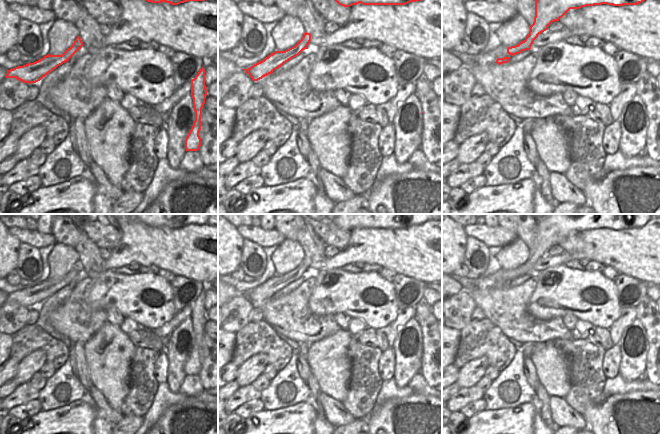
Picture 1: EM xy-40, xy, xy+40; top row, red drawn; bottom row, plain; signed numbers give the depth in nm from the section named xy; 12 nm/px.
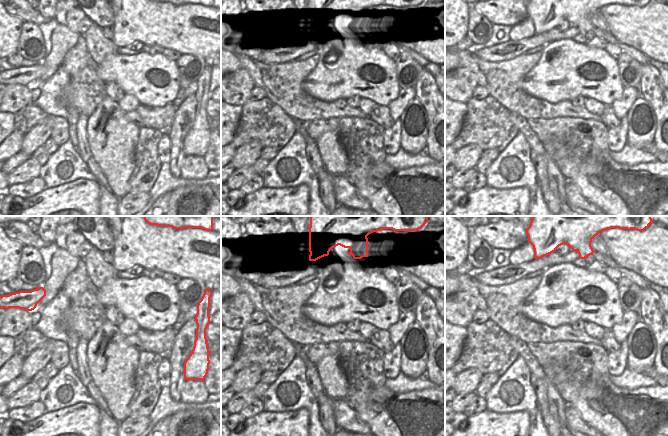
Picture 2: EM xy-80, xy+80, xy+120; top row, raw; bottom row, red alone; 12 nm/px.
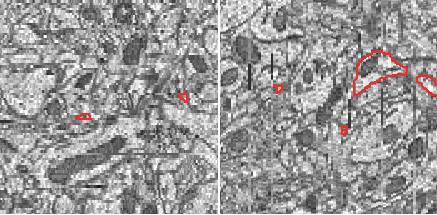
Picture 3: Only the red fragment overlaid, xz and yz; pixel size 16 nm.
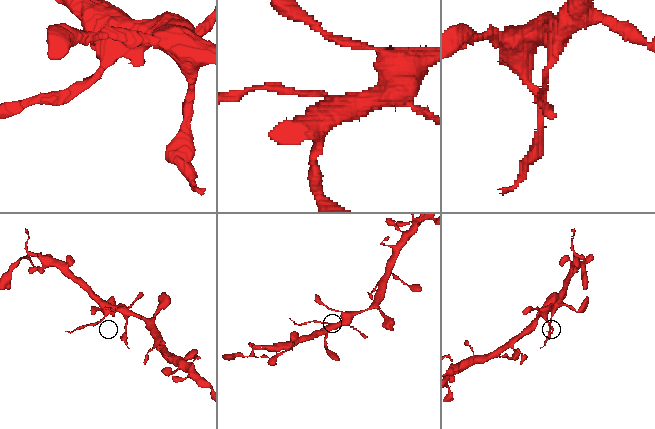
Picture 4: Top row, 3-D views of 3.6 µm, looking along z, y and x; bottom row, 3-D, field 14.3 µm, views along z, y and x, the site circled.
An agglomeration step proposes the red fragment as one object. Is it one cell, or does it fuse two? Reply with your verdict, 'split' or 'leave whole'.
split

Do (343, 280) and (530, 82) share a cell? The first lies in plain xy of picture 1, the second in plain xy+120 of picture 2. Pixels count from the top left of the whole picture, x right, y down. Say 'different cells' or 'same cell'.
same cell

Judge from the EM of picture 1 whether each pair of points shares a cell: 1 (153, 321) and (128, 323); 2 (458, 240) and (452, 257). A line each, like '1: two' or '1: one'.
1: two
2: one

